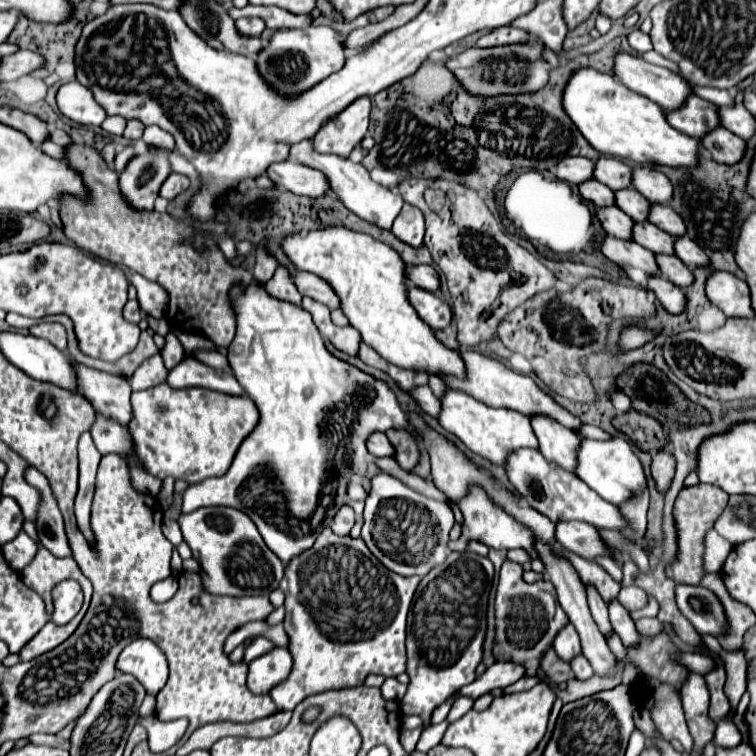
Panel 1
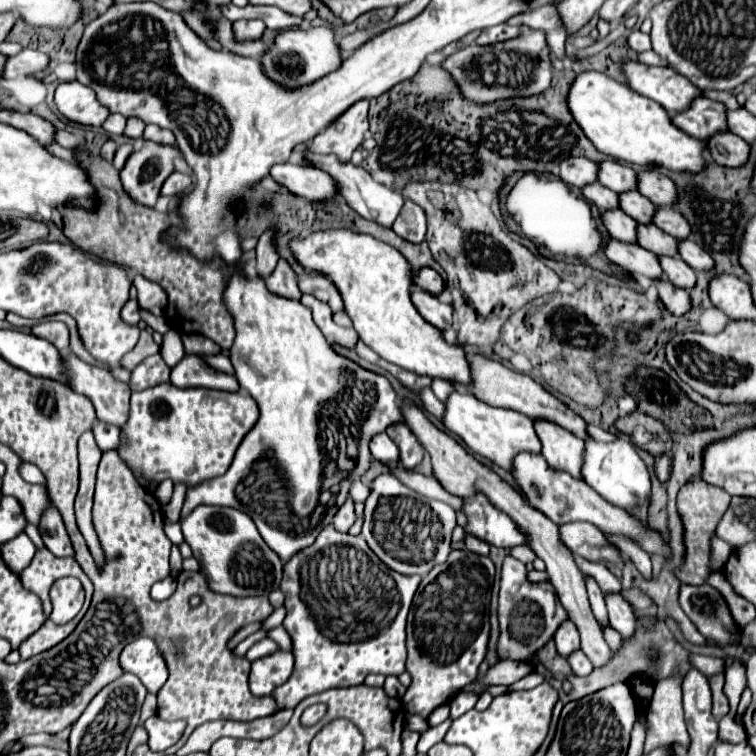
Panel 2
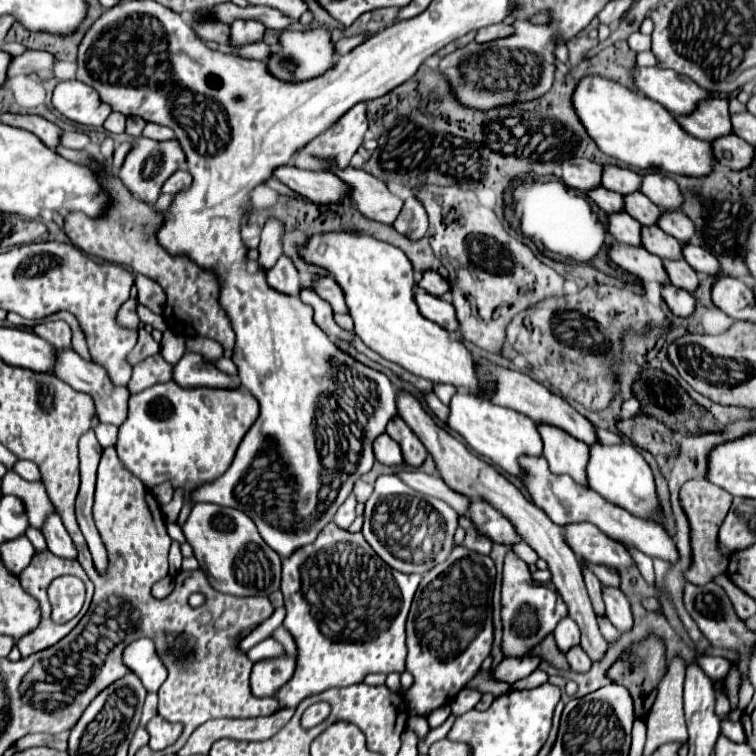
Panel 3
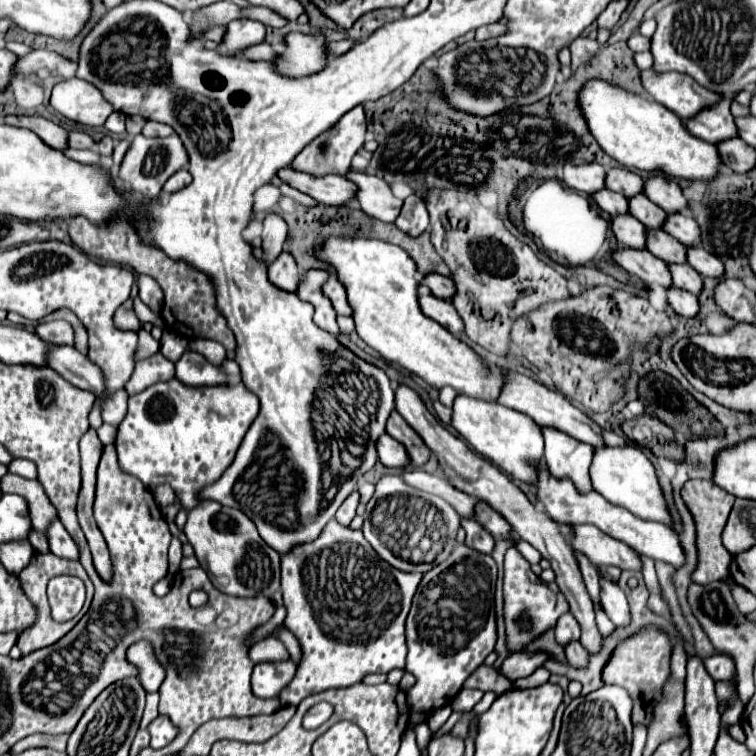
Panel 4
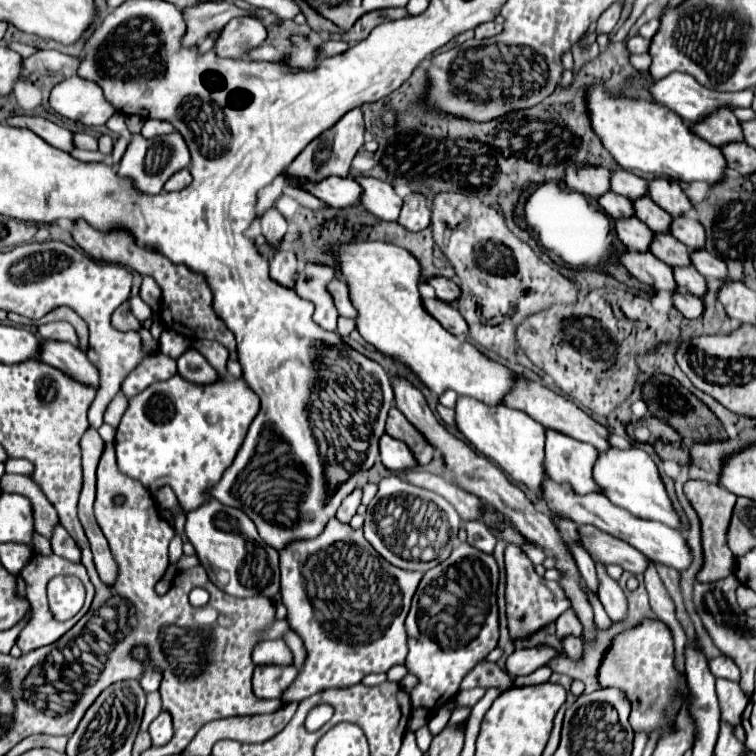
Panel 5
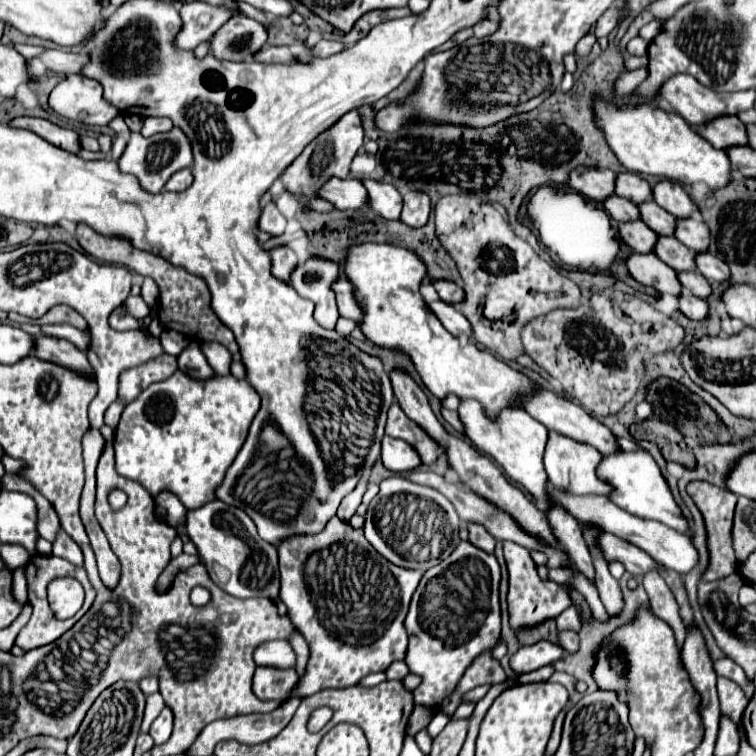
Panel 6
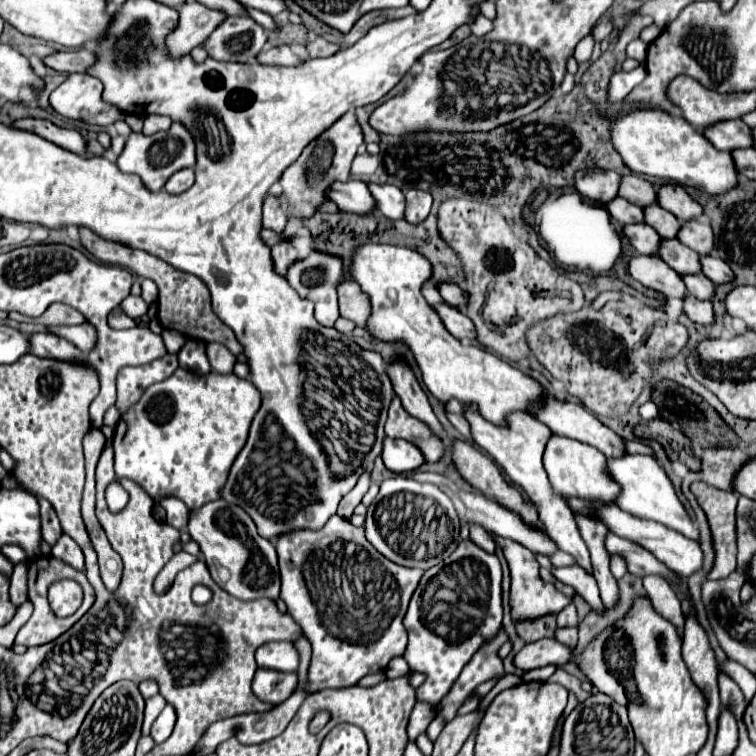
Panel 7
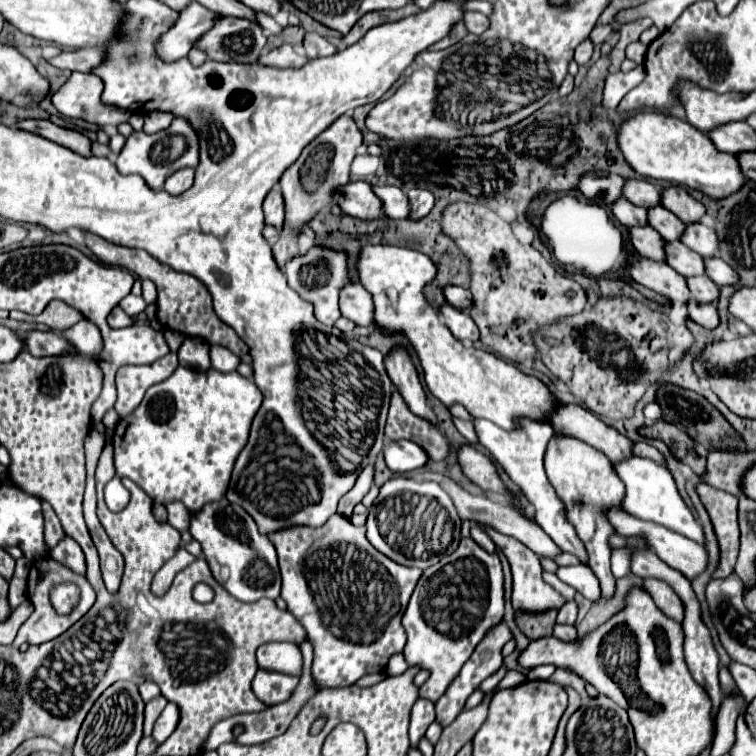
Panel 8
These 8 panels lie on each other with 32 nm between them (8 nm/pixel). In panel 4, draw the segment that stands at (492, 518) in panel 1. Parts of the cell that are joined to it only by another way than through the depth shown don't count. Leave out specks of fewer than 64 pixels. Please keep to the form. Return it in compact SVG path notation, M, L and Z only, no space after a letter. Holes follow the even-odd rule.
M478 502L476 506L476 520L496 538L496 540L504 540L510 536L510 524L496 512L492 510L486 502Z

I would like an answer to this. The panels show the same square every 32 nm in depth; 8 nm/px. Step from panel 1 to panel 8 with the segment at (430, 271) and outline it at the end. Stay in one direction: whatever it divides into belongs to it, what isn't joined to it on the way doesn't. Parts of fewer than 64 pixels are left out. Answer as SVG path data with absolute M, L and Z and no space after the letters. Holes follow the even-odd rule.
M448 286L448 288L444 288L444 294L446 294L448 304L452 304L458 310L468 310L470 304L474 304L472 302L472 296L470 296L470 290L466 290L466 288Z

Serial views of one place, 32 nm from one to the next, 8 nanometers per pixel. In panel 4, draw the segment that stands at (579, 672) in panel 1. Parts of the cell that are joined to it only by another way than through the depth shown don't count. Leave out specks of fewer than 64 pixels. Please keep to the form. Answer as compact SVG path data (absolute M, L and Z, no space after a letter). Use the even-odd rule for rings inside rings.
M574 640L574 642L566 644L566 658L572 666L580 668L580 666L586 666L588 652L586 652L586 648L582 648L582 644L578 640Z

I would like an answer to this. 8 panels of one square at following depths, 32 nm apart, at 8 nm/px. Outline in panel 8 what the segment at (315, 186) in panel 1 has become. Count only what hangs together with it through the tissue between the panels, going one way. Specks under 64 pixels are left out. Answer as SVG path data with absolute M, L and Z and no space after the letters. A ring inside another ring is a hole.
M348 182L344 188L340 188L338 206L344 214L360 220L386 218L386 214L382 214L382 202L374 196L368 182Z

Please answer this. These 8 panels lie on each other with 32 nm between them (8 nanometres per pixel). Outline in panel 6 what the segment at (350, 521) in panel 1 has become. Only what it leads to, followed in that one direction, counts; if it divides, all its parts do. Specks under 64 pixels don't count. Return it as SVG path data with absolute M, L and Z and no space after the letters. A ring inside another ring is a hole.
M362 478L360 482L358 482L358 486L348 494L348 496L344 496L344 500L340 502L340 508L338 508L338 518L340 520L350 520L352 516L354 516L354 512L356 512L356 508L360 506L360 500L362 500L362 496L364 496L364 492L366 492L366 488L368 488L368 480L366 478Z

